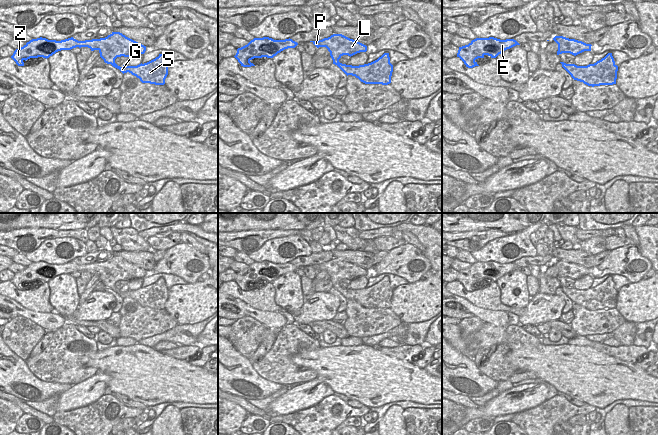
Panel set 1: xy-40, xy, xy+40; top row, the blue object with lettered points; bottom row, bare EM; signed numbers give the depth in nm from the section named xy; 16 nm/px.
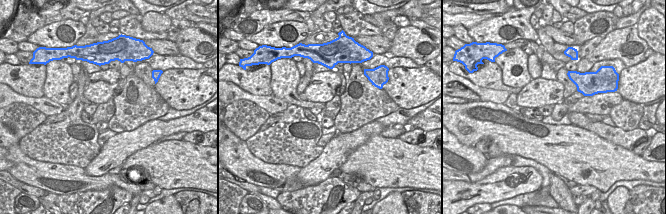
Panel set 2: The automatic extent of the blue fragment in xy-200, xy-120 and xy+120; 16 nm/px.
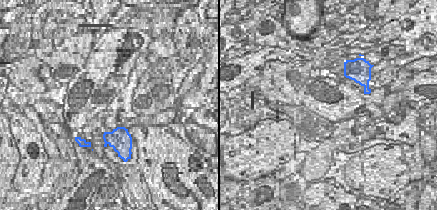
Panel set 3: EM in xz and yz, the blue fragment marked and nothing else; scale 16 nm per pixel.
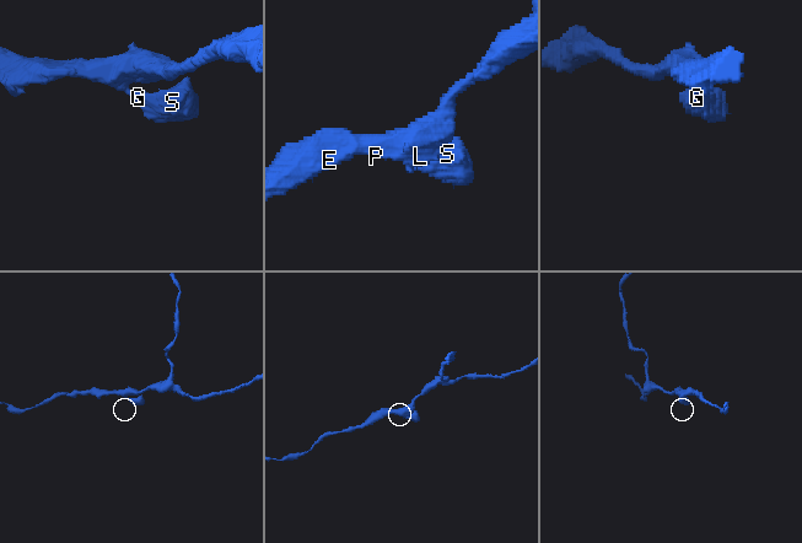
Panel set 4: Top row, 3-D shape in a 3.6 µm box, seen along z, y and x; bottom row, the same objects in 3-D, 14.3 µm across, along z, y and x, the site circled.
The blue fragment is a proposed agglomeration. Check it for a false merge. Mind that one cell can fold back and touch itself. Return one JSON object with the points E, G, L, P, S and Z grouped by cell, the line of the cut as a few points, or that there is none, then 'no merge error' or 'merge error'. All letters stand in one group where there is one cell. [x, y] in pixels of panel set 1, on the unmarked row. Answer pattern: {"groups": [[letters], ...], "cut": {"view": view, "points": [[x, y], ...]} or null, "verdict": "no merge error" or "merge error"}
{"groups": [["E", "G", "L", "P", "S", "Z"]], "cut": null, "verdict": "no merge error"}

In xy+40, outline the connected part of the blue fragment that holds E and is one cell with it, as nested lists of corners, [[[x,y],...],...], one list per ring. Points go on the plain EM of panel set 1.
[[[494,261],[476,262],[468,269],[459,271],[457,281],[459,281],[466,291],[473,292],[479,290],[475,285],[484,282],[485,279],[496,282],[499,278],[516,269],[520,269],[514,263],[500,264]]]

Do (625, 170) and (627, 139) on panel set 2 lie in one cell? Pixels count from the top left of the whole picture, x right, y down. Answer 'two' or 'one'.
two

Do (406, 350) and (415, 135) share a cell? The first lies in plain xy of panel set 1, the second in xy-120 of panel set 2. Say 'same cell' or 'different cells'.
same cell

